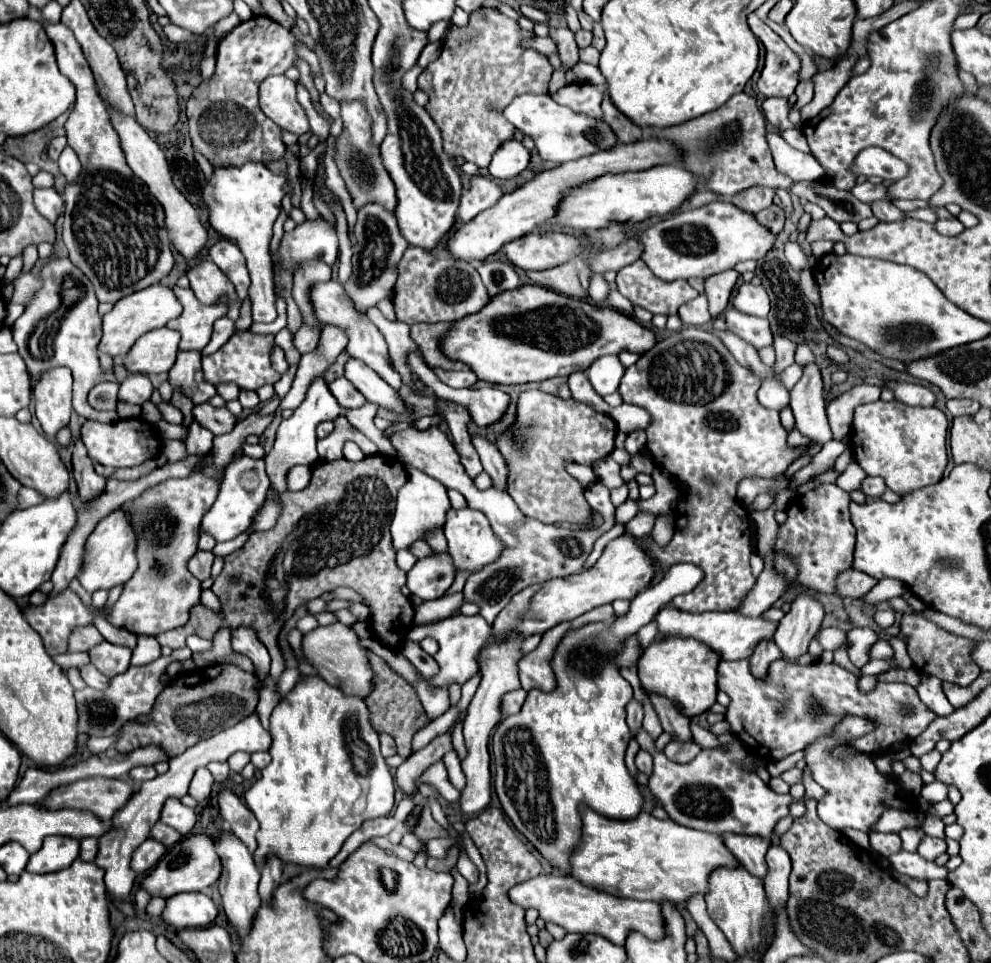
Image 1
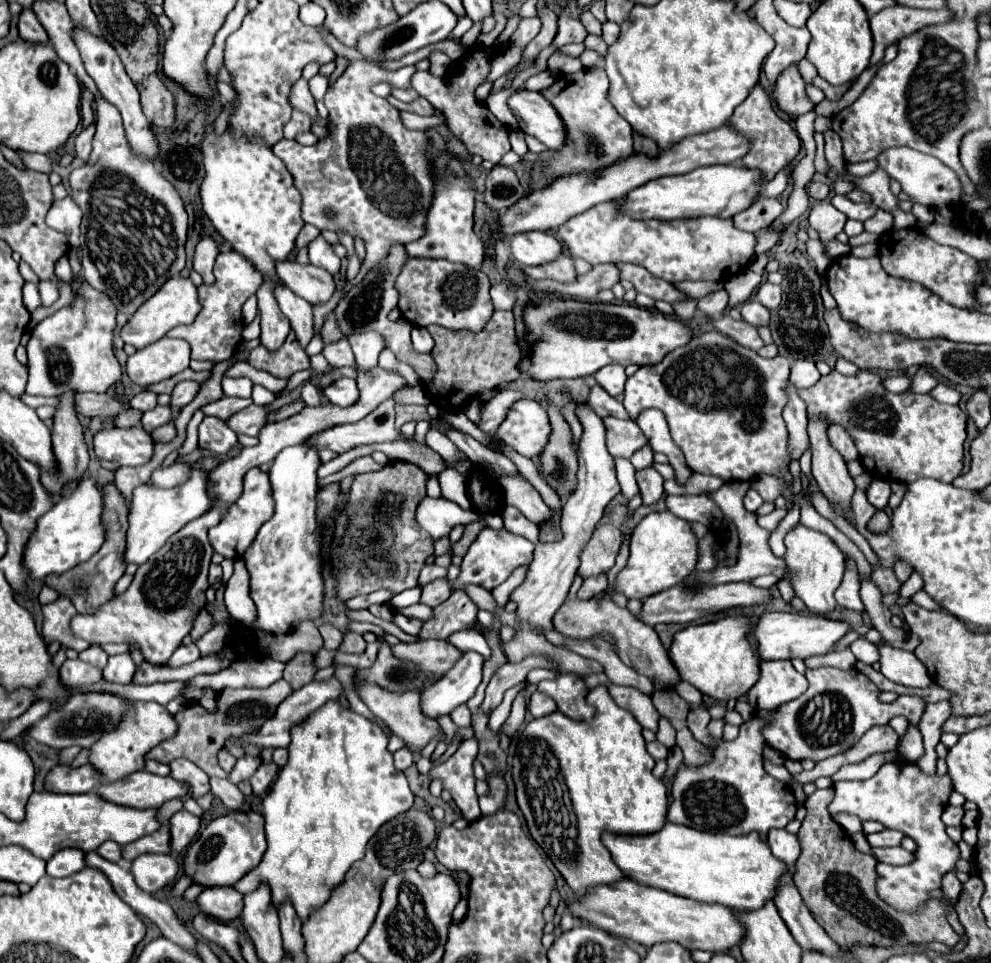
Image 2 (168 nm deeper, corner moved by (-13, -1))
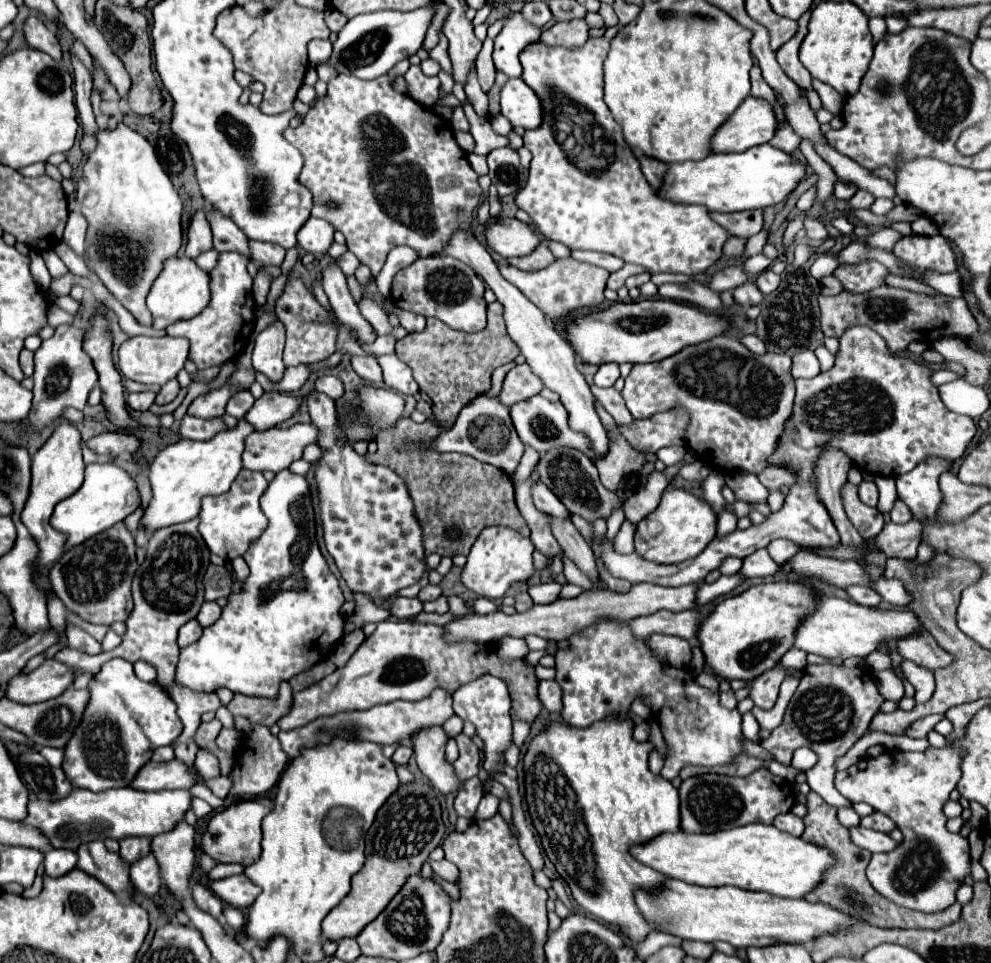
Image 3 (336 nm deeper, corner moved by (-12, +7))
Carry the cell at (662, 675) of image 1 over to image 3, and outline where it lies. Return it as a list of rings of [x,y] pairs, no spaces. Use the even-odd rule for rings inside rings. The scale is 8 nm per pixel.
[[[768,582],[722,600],[714,612],[700,622],[696,632],[696,642],[706,664],[722,680],[754,680],[780,662],[792,648],[794,628],[802,616],[812,612],[814,600],[816,592],[796,582]]]

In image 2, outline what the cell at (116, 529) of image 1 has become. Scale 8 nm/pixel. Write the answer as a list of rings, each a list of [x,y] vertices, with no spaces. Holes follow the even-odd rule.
[[[191,468],[191,478],[179,488],[151,488],[151,484],[143,484],[133,492],[133,504],[129,512],[129,532],[127,532],[127,548],[125,560],[143,564],[155,554],[171,534],[179,532],[187,522],[203,516],[211,510],[215,498],[209,494],[209,472],[203,468]]]

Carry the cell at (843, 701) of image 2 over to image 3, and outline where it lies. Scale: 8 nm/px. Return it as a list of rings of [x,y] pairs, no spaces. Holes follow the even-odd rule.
[[[832,662],[808,664],[800,686],[790,700],[790,706],[786,708],[782,724],[774,728],[766,740],[762,740],[762,746],[774,756],[774,760],[782,764],[790,764],[796,748],[812,748],[818,754],[818,762],[806,772],[808,786],[834,808],[852,806],[852,802],[838,794],[838,790],[834,788],[834,762],[838,756],[844,756],[860,736],[864,736],[870,720],[880,710],[882,702],[884,698],[878,692],[870,668],[846,668]]]

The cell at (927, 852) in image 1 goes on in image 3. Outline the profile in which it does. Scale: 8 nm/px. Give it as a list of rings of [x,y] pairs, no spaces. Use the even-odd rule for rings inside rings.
[[[944,746],[944,748],[940,748],[940,750],[938,750],[938,748],[930,748],[928,752],[886,750],[884,754],[880,754],[880,756],[876,756],[876,758],[866,756],[866,758],[862,758],[858,764],[850,766],[848,770],[836,772],[836,790],[838,790],[844,798],[848,798],[850,802],[866,802],[866,804],[874,806],[876,812],[882,812],[882,814],[890,816],[890,818],[896,822],[896,826],[902,830],[902,834],[904,834],[902,844],[900,844],[894,852],[890,852],[888,856],[884,856],[884,854],[872,854],[872,860],[870,860],[870,864],[868,864],[868,868],[866,868],[866,876],[868,876],[872,888],[874,888],[878,894],[882,894],[884,898],[892,900],[896,906],[902,906],[902,908],[908,908],[908,910],[918,910],[918,912],[940,912],[940,910],[944,910],[944,908],[948,908],[950,904],[956,902],[956,898],[954,898],[956,888],[958,888],[958,886],[964,882],[964,878],[970,874],[970,846],[968,846],[968,840],[962,838],[960,834],[950,834],[950,832],[946,830],[946,816],[944,816],[944,812],[942,812],[942,806],[948,802],[950,792],[956,788],[958,780],[960,780],[960,756],[958,756],[958,752],[954,752],[950,746]]]

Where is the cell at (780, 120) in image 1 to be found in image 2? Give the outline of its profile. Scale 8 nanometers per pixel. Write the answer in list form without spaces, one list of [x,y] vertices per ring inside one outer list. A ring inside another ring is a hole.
[[[791,64],[791,68],[785,68],[783,76],[779,76],[777,88],[775,88],[775,102],[791,118],[797,118],[813,110],[813,104],[805,96],[805,82],[799,74],[797,64]]]

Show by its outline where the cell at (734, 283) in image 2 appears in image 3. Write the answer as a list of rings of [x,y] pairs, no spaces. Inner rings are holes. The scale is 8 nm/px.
[[[756,254],[756,256],[752,256],[752,258],[748,258],[748,260],[744,262],[744,272],[748,274],[748,278],[756,278],[756,276],[758,276],[760,272],[764,272],[770,264],[772,264],[770,258],[766,258],[764,254]]]

